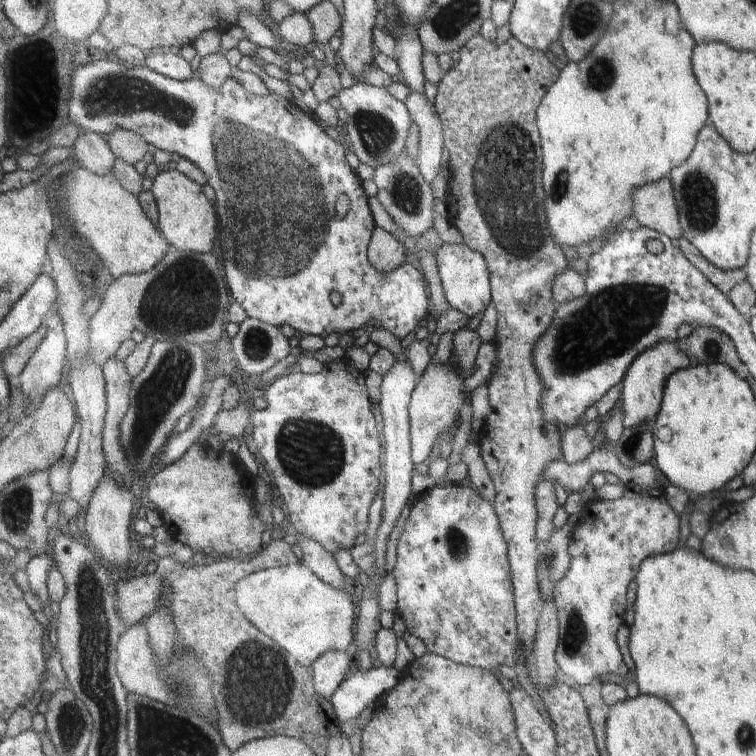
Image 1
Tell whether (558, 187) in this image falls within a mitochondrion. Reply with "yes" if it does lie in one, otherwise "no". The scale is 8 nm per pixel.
yes

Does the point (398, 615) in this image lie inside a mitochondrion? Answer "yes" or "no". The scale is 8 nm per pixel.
no

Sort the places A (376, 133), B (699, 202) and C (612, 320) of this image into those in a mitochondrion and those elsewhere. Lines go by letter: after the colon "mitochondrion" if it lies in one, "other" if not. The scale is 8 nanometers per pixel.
A: mitochondrion
B: mitochondrion
C: mitochondrion

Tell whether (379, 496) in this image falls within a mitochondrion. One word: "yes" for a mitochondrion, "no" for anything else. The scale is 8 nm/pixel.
no

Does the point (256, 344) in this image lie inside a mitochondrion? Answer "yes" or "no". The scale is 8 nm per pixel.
yes

